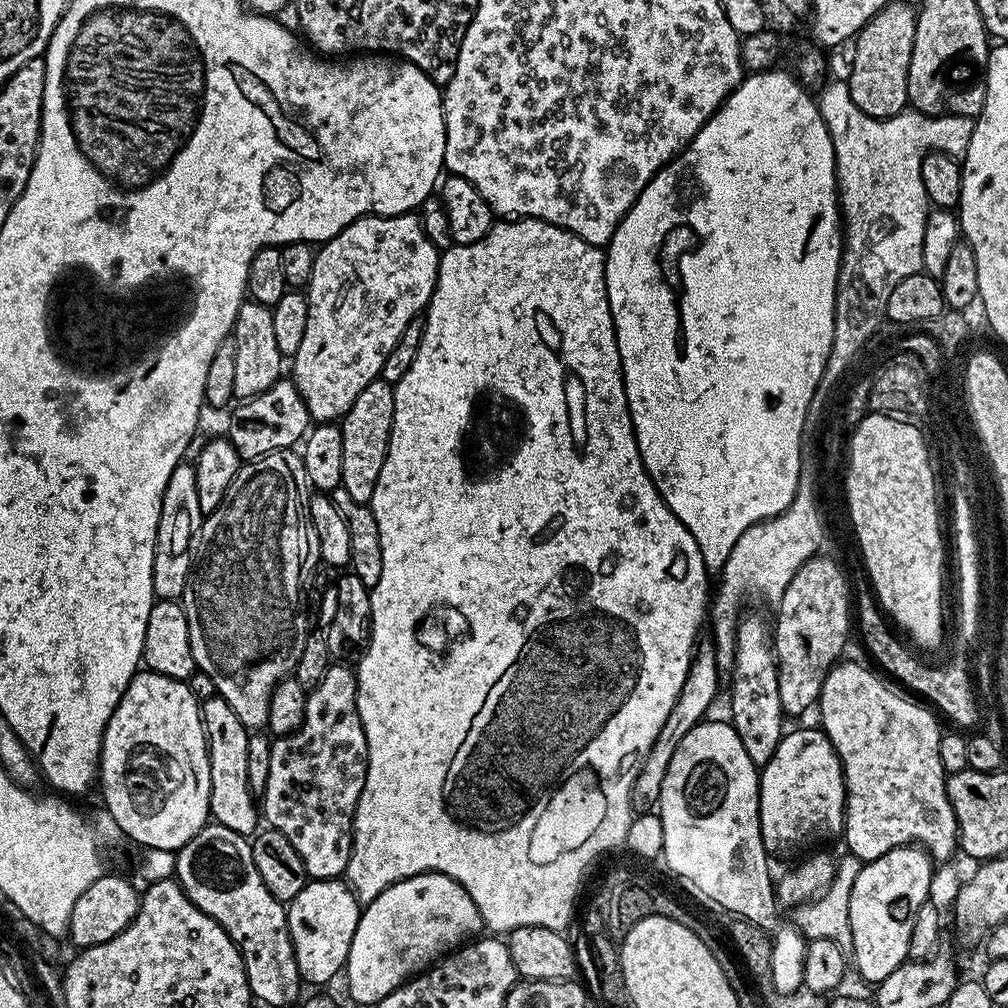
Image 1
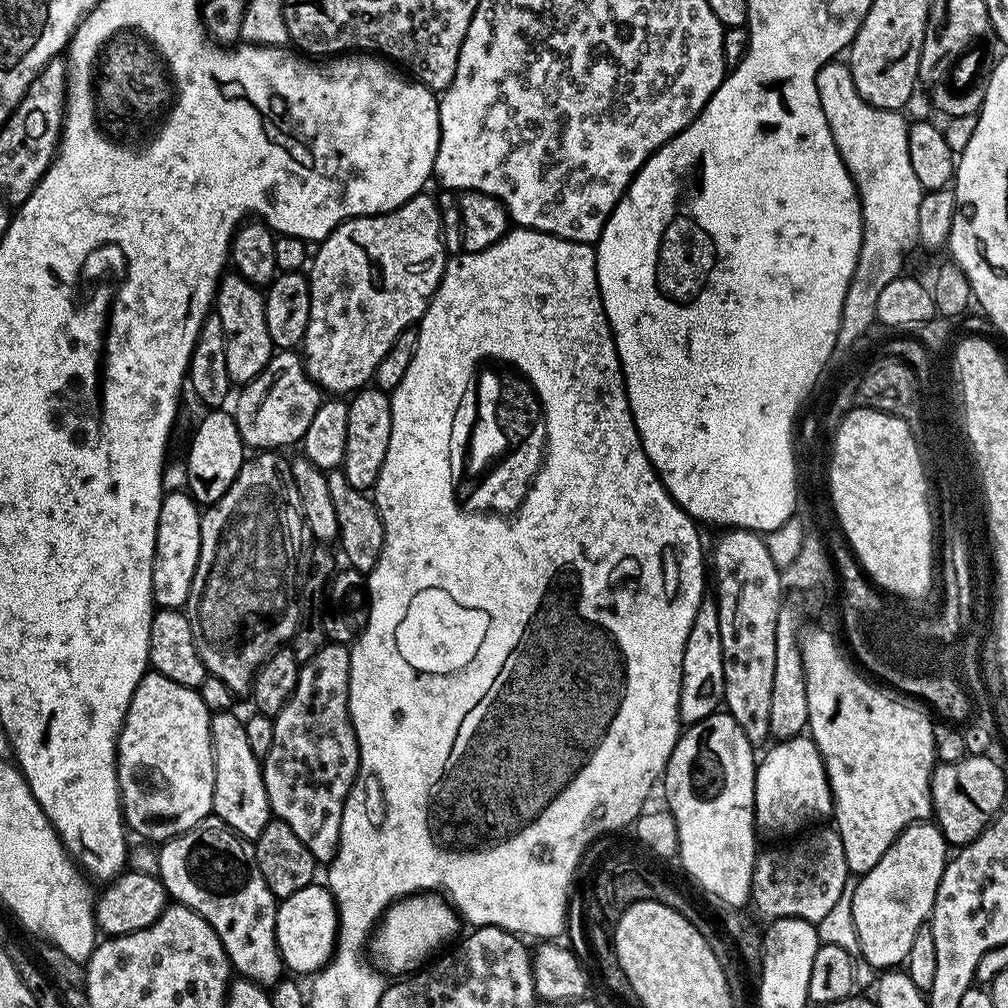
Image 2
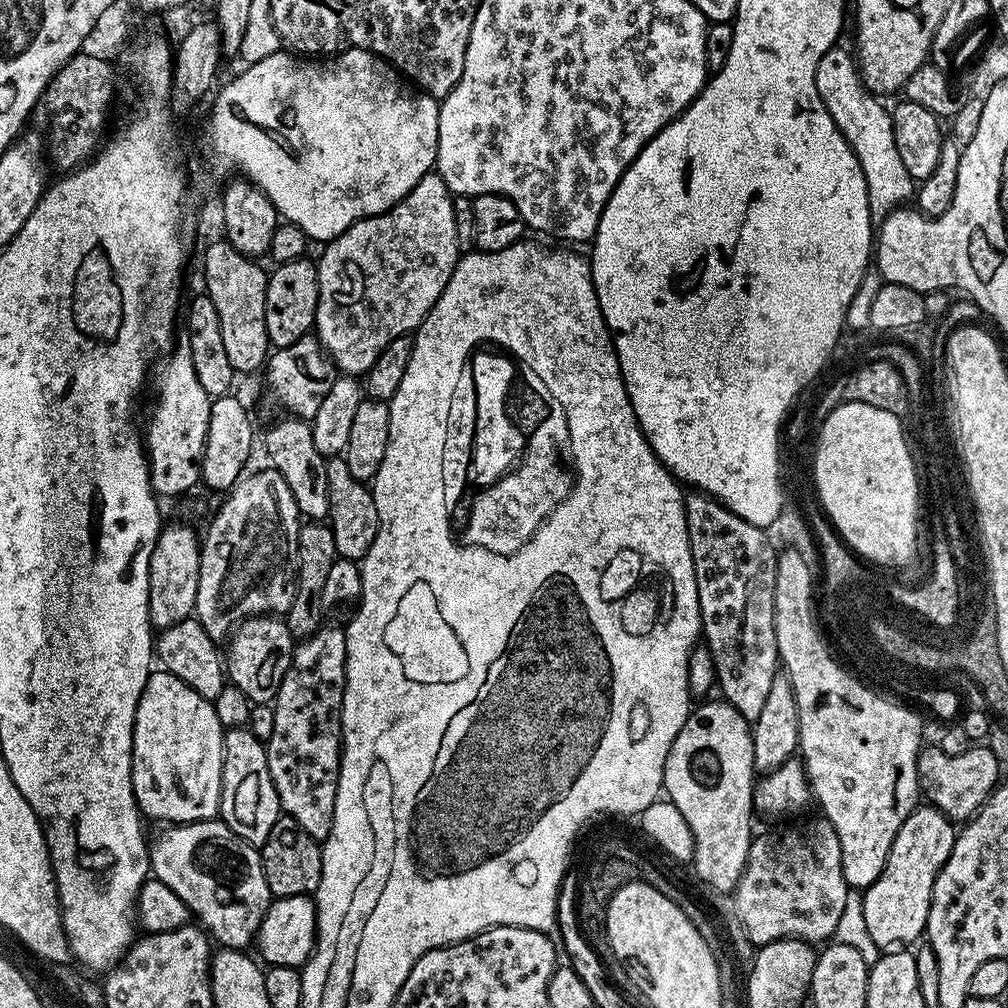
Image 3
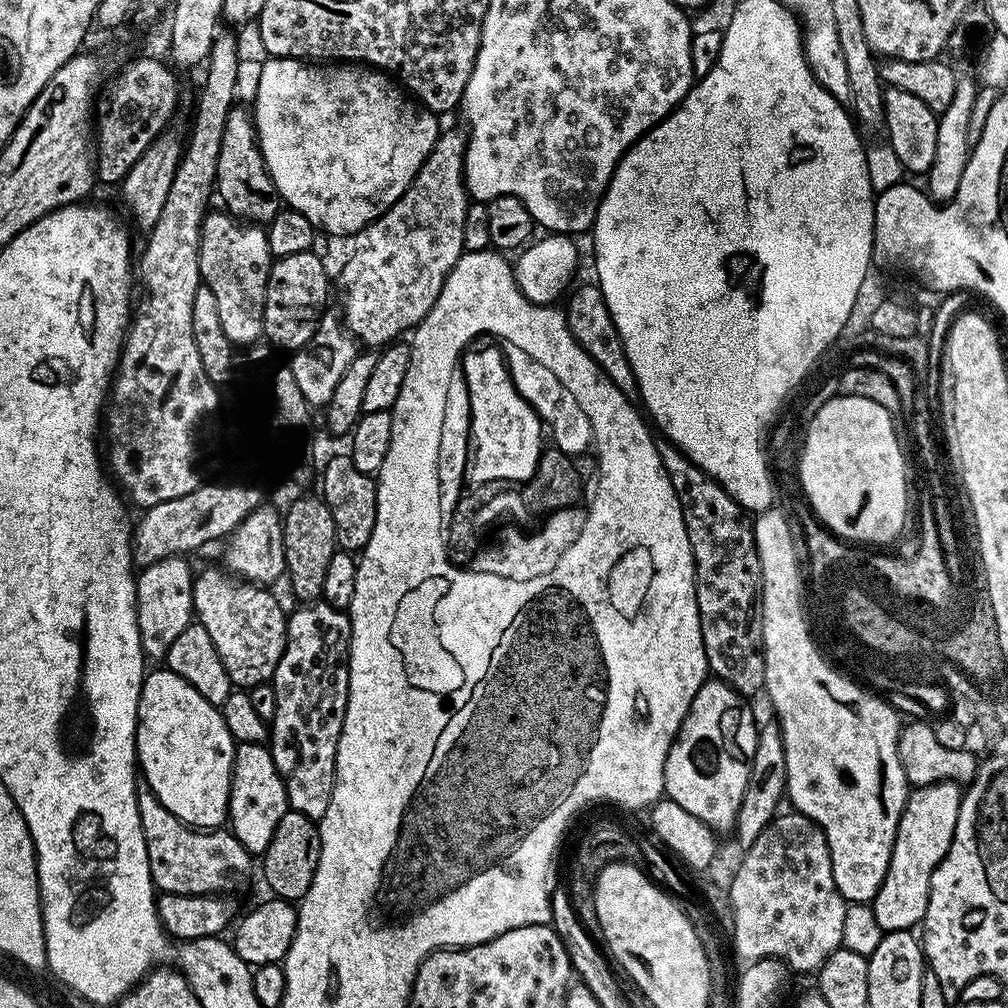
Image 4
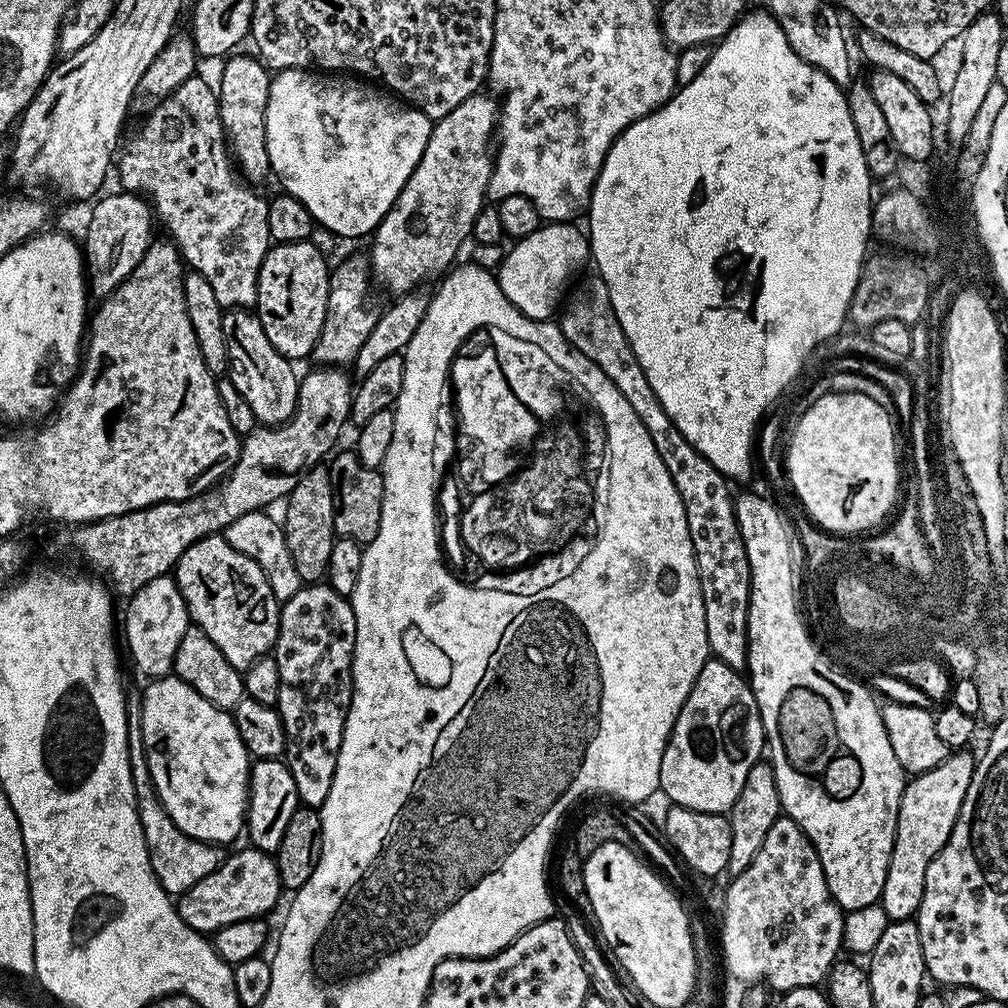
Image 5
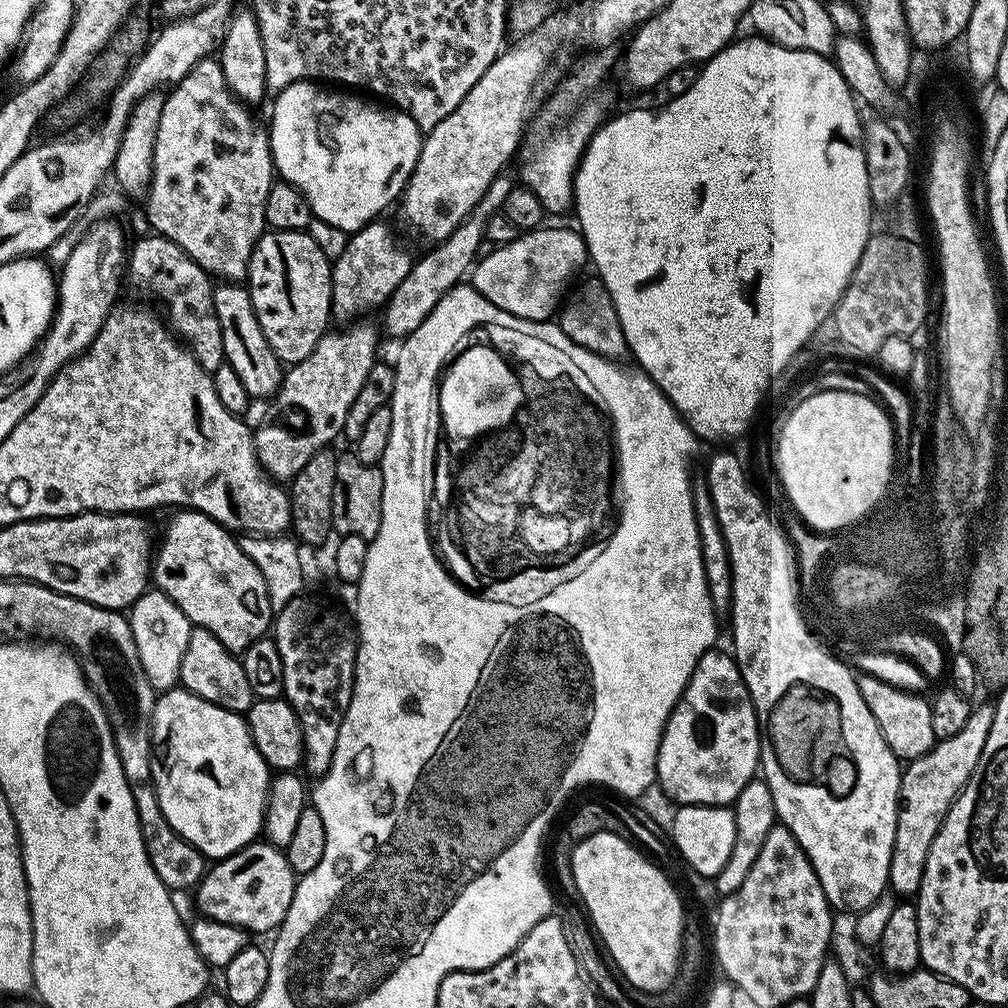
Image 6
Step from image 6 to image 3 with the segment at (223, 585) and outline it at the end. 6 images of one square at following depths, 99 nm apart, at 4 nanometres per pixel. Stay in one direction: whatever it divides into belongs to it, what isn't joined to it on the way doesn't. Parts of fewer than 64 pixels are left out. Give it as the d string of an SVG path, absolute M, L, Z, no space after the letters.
M272 614L249 616L247 620L241 622L235 631L231 633L227 644L226 676L230 683L238 686L238 690L242 690L242 694L246 694L246 698L250 698L253 705L272 704L276 699L278 690L282 686L282 678L286 678L286 670L290 670L292 665L294 641L285 621Z

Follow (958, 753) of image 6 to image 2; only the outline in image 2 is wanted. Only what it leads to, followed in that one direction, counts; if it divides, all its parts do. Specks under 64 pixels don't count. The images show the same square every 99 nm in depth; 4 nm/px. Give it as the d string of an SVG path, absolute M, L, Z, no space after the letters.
M935 823L912 824L892 843L890 850L886 850L886 854L878 858L876 865L856 880L854 926L858 930L858 942L862 946L862 954L872 968L892 970L907 961L910 942L914 942L914 934L918 934L918 930L925 927L926 921L932 915L934 898L938 894L938 886L942 882L942 874L949 859L950 845Z

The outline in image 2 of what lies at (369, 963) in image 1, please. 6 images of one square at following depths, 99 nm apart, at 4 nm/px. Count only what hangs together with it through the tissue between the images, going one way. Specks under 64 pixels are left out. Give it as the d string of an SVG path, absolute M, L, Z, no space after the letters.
M422 892L406 896L392 904L381 916L380 923L370 940L371 963L381 973L393 972L393 977L396 978L415 973L423 969L441 951L439 948L443 944L451 945L461 935L460 924L462 925L460 913L443 895Z

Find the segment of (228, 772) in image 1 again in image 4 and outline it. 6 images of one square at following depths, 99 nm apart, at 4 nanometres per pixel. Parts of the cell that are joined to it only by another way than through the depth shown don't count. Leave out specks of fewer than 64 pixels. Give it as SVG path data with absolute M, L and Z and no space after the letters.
M237 744L228 795L227 823L232 835L242 842L249 854L263 854L266 846L270 846L270 838L274 838L274 826L278 826L282 814L289 811L286 786L274 766L271 751L264 744Z

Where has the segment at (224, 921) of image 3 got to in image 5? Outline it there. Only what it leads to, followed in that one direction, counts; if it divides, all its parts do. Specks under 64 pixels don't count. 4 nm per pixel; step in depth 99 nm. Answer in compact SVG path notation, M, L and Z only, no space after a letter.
M136 702L129 703L128 706L128 757L132 767L136 809L144 831L144 841L148 847L150 866L165 892L179 894L190 890L194 882L202 882L206 874L218 870L226 852L223 847L208 844L205 840L195 840L194 837L186 835L165 810L164 803L160 801L160 795L156 793L156 787L150 778L148 755L144 753L144 739L140 729L140 706Z

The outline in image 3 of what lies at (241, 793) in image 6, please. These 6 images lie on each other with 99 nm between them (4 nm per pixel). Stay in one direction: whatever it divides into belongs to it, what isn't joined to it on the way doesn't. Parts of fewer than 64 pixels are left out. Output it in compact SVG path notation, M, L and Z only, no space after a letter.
M156 670L149 675L146 686L142 690L142 698L136 707L134 730L132 731L132 793L136 799L136 806L145 817L152 820L168 820L169 825L192 824L196 820L213 819L220 811L220 787L222 786L222 766L224 765L224 733L226 729L218 722L218 714L214 710L212 701L202 698L186 682L174 678L174 674L163 670Z

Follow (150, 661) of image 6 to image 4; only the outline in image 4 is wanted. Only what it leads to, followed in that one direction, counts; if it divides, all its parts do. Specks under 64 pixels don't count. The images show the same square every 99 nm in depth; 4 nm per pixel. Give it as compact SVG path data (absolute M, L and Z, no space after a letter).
M183 555L170 556L146 565L139 569L136 577L136 617L138 618L138 634L142 642L142 650L149 661L163 661L167 657L170 645L186 630L186 626L193 623L194 609L192 606L192 582L194 568L186 562Z

